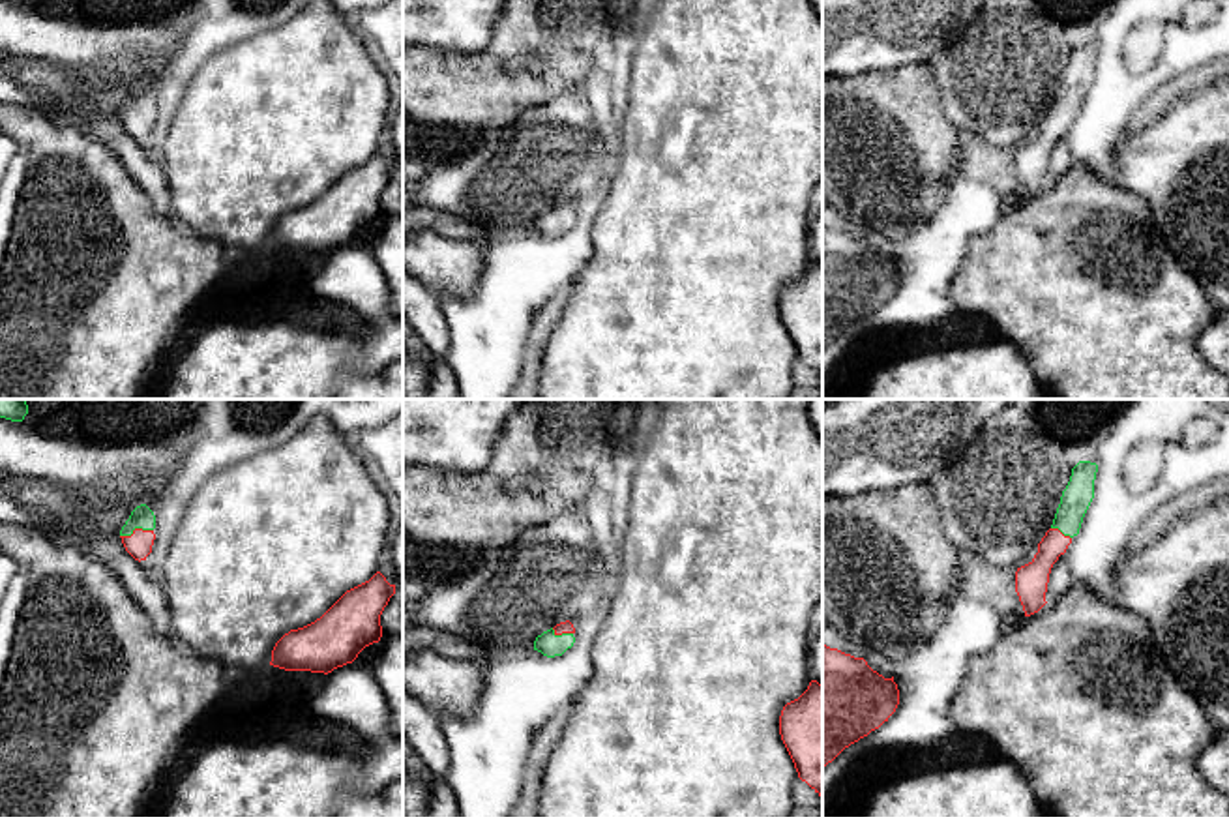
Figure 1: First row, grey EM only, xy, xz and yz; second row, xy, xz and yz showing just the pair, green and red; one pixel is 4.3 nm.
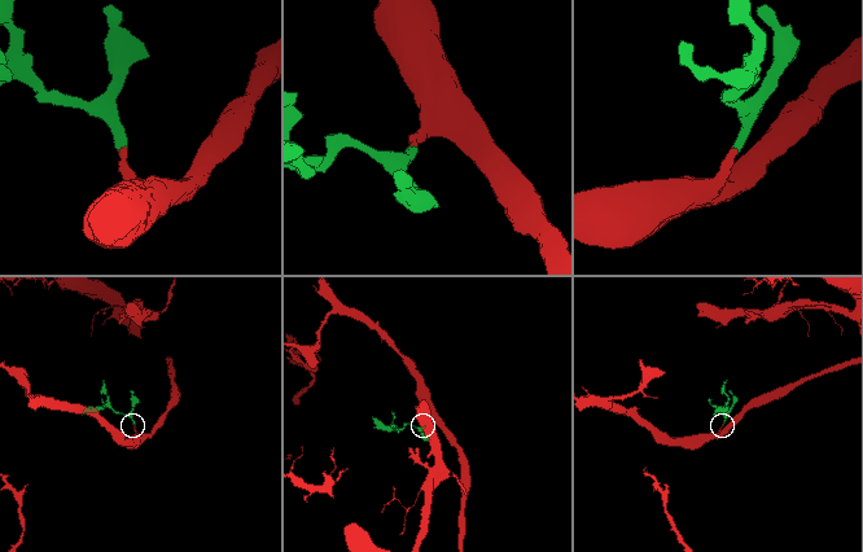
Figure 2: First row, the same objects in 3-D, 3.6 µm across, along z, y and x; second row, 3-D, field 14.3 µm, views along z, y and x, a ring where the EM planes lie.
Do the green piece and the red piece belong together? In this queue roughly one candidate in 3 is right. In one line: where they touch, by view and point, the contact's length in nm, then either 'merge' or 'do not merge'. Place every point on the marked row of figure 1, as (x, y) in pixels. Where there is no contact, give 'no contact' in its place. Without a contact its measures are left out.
contact xy (135, 527); length 150 nm; merge

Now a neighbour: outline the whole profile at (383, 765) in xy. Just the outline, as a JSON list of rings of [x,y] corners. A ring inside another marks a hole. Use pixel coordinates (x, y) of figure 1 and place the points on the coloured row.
[[[390,735],[369,744],[371,751],[356,759],[360,772],[352,780],[352,791],[360,795],[373,795],[403,780],[403,742]]]

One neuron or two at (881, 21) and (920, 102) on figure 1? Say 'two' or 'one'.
two

